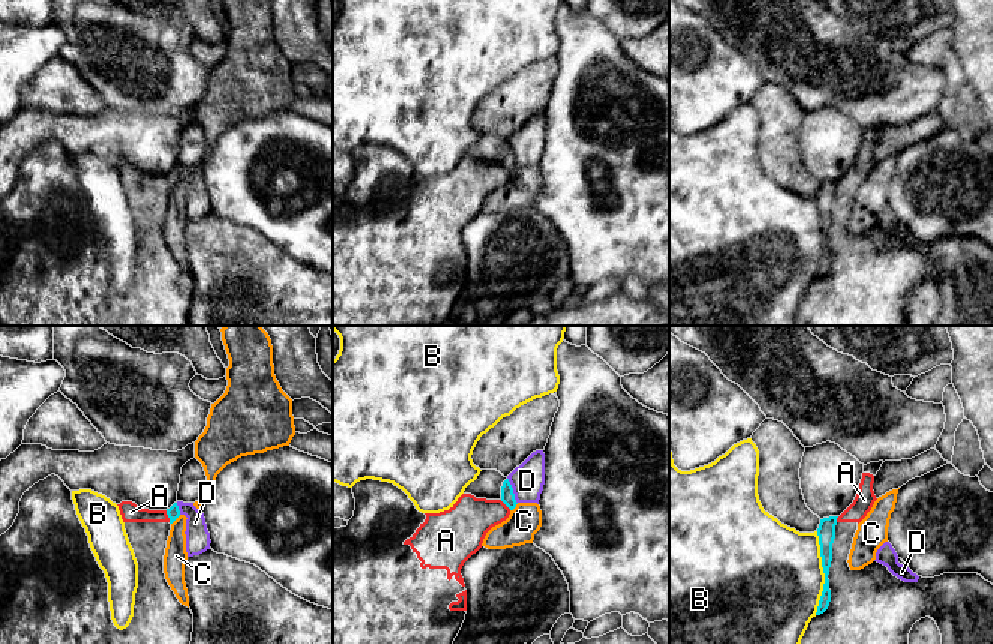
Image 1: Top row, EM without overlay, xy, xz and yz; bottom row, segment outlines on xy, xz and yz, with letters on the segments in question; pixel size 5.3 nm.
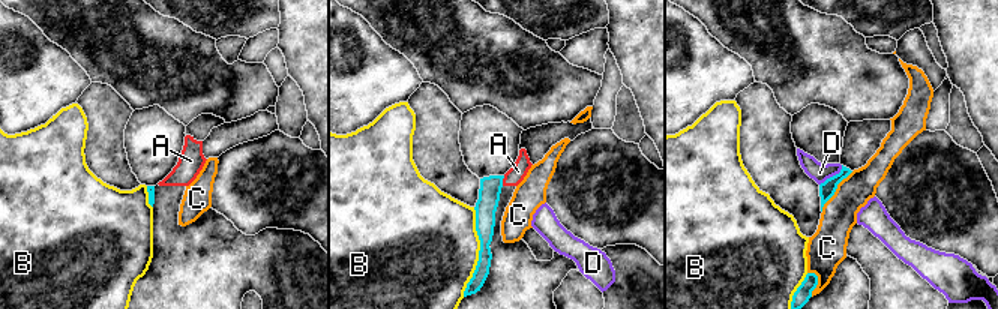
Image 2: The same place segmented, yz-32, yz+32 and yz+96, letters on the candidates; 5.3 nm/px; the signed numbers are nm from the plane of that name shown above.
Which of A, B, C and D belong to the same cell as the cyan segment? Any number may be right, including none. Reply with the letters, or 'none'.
none

